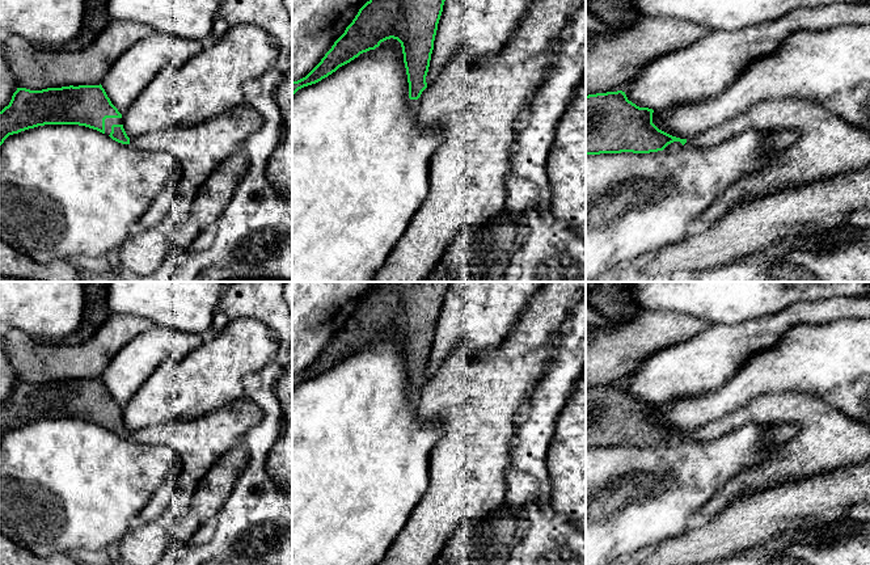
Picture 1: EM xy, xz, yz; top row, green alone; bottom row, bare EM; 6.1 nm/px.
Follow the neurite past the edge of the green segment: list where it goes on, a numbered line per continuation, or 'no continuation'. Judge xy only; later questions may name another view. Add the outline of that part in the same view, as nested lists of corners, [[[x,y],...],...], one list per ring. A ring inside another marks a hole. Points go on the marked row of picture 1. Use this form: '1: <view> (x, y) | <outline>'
1: xy (109, 122) | [[[106,118],[105,119],[105,135],[110,135],[113,125],[122,125],[122,118]]]

